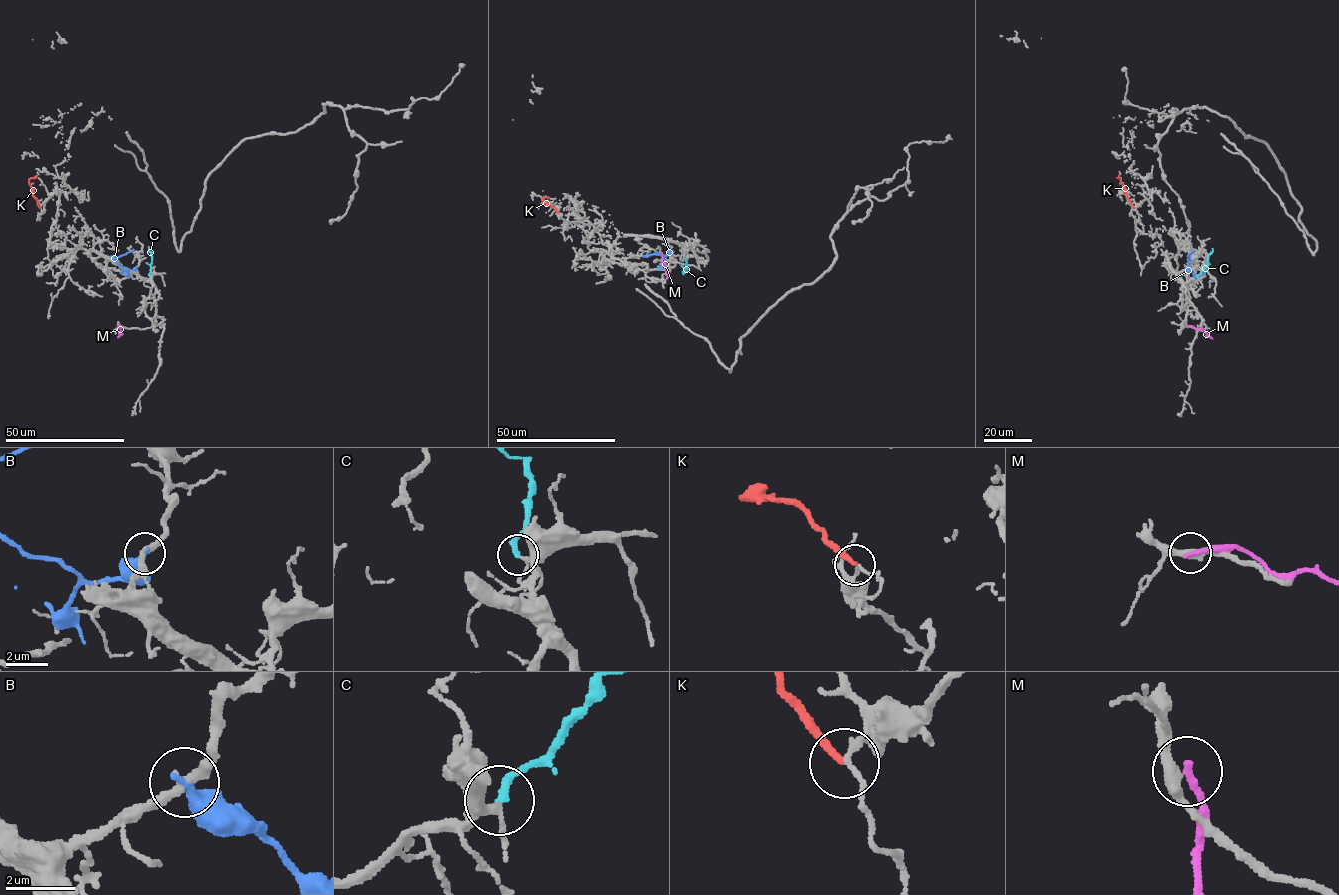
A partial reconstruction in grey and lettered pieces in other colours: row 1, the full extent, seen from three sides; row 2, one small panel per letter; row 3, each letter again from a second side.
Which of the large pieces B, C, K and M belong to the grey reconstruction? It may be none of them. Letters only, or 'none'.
C

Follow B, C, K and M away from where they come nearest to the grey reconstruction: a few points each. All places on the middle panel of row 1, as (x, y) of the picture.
B: (670, 249), (667, 255), (648, 255), (657, 253), (665, 257)
C: (685, 258), (687, 268), (682, 273)
K: (559, 212), (542, 200), (549, 198)
M: (661, 253), (666, 279)

